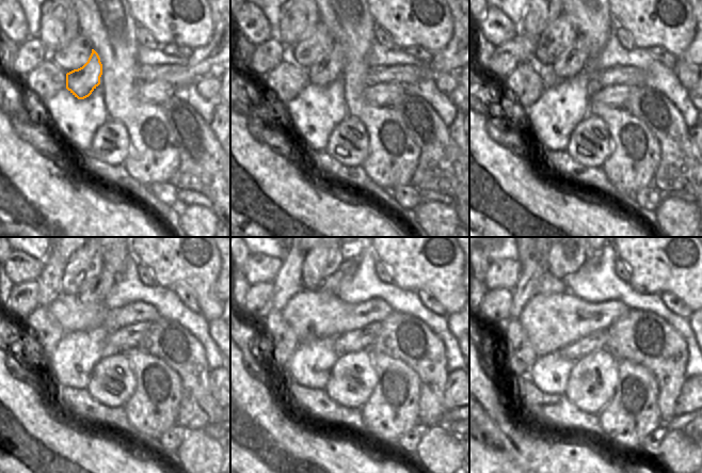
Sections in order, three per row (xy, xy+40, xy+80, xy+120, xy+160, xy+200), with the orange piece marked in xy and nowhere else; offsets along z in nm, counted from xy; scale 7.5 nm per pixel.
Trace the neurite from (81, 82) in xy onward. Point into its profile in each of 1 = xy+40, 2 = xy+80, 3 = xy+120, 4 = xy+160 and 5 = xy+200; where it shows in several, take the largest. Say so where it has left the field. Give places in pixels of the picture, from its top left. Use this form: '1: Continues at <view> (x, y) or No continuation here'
1: Continues at xy+40 (330, 68)
2: Continues at xy+80 (573, 60)
3: Continues at xy+120 (95, 293)
4: Continues at xy+160 (332, 285)
5: Continues at xy+200 (595, 258)

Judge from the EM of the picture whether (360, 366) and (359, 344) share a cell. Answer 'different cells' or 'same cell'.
different cells

